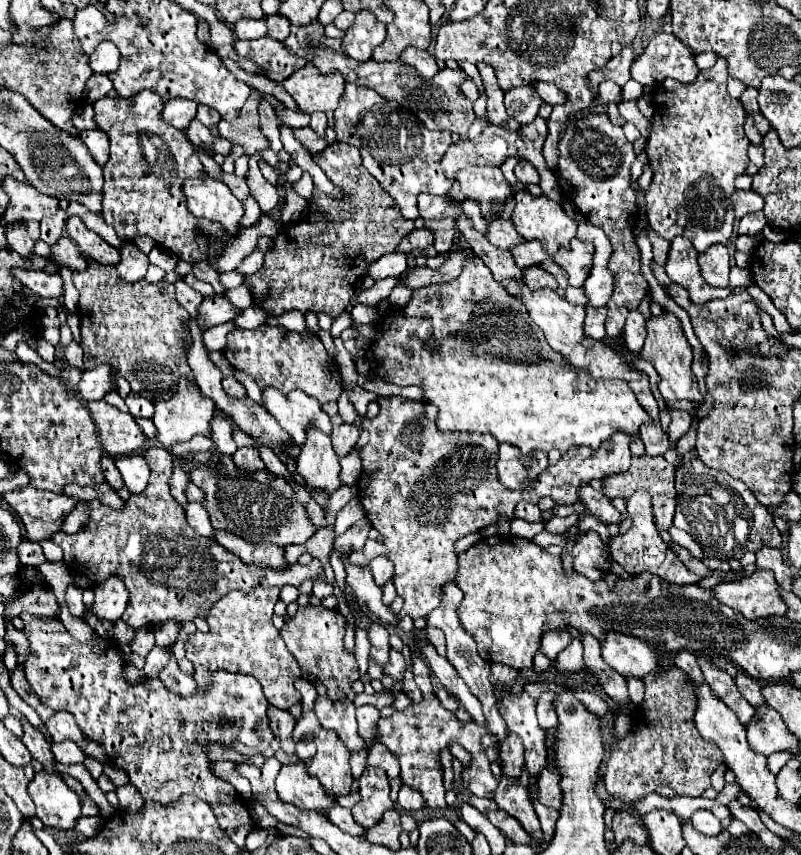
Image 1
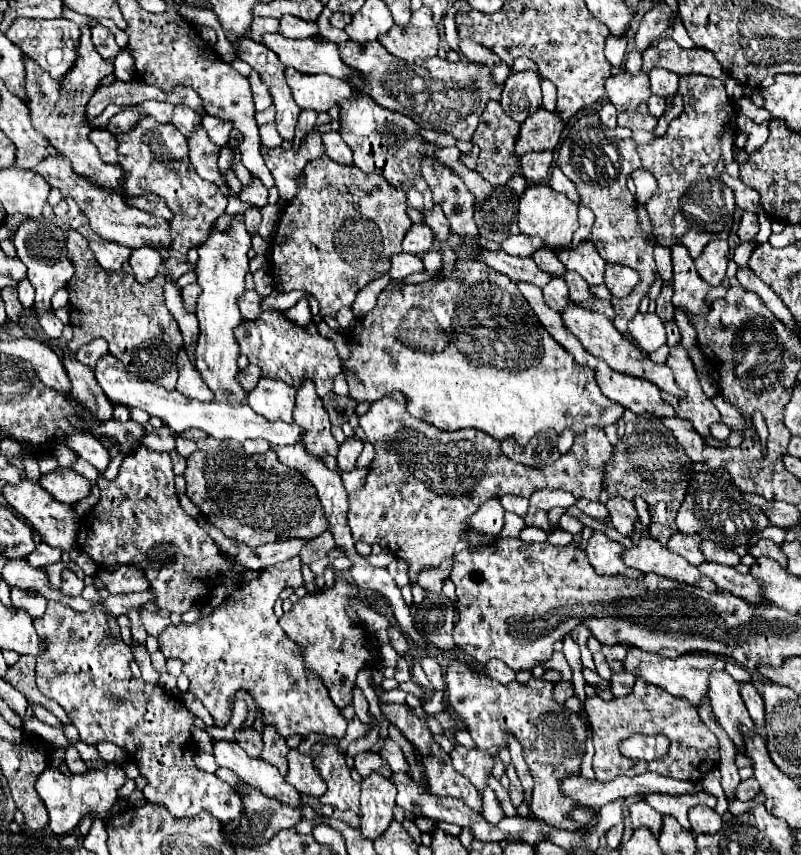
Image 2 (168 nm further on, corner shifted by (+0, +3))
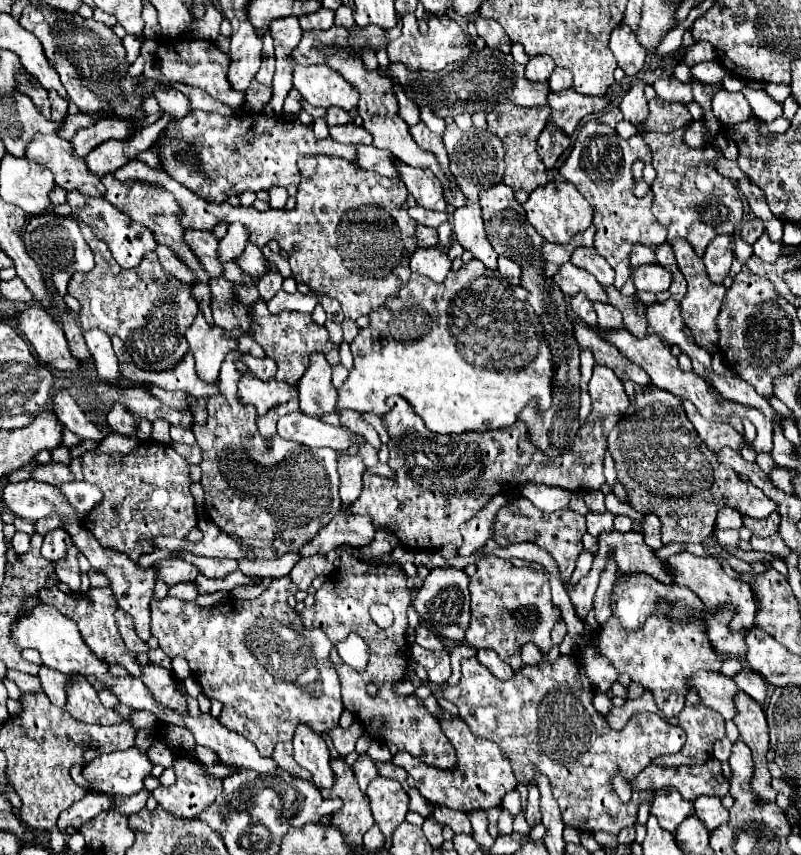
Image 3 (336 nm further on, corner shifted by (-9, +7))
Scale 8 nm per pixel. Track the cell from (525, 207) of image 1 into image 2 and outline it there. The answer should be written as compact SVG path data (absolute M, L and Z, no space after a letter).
M547 183L529 185L519 199L519 229L523 235L541 237L545 243L553 247L569 247L573 233L579 227L577 211L579 211L577 203L569 201L563 193L553 191Z

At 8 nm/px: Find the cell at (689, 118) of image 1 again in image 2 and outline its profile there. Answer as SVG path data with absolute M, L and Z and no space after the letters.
M681 75L677 91L683 95L685 113L669 123L669 129L665 135L655 137L649 145L639 145L637 151L641 155L643 169L651 171L653 177L657 179L657 191L645 203L657 243L661 243L663 247L673 247L679 243L679 245L687 247L687 251L693 259L697 259L701 249L709 241L727 239L731 233L731 227L733 227L735 195L727 185L723 185L721 173L725 171L725 165L733 161L737 111L733 107L735 103L725 93L725 85L715 77Z

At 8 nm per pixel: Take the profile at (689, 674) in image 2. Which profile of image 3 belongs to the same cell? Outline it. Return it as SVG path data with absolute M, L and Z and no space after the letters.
M700 671L688 679L688 685L692 691L698 691L698 697L706 707L718 711L724 719L732 719L736 715L732 697L738 687L732 677L724 677L714 671Z

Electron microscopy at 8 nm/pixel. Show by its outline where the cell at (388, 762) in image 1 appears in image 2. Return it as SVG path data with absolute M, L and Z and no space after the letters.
M371 751L355 755L355 769L357 769L357 773L361 775L361 779L365 779L365 777L367 777L369 773L373 773L373 771L381 773L383 777L389 777L389 775L391 775L389 767L385 767L385 761L383 761L379 755L371 753Z

